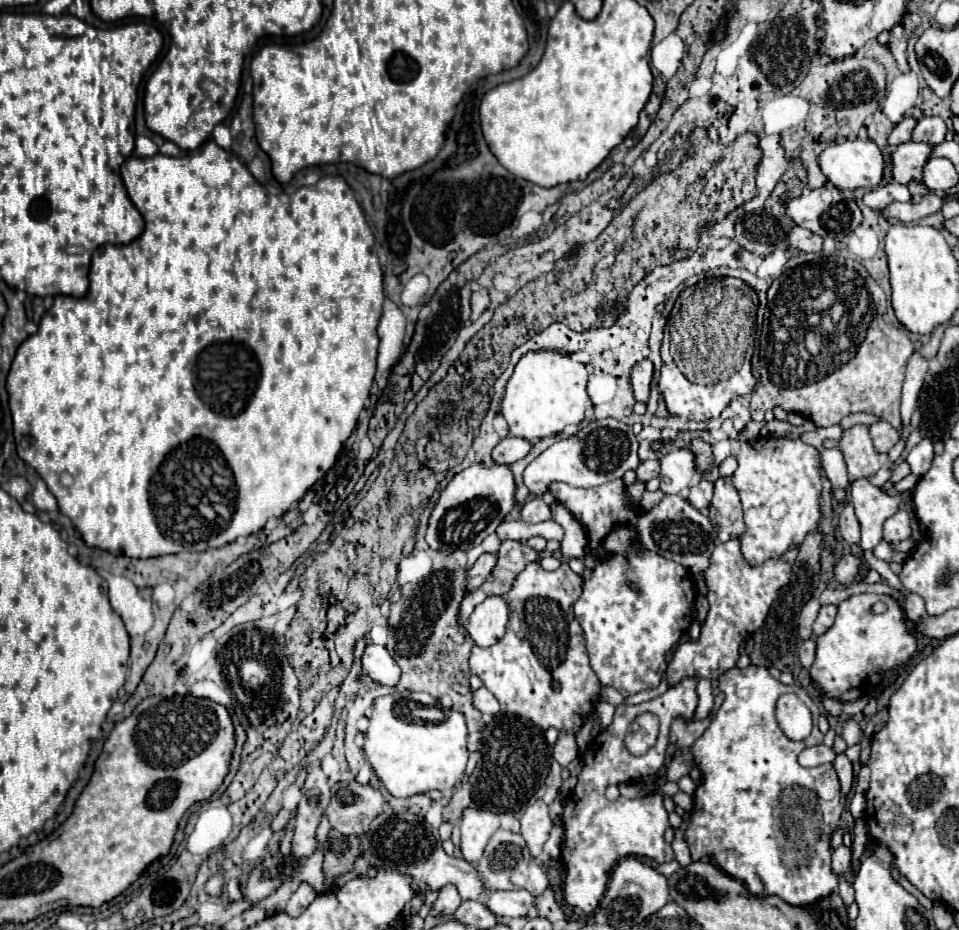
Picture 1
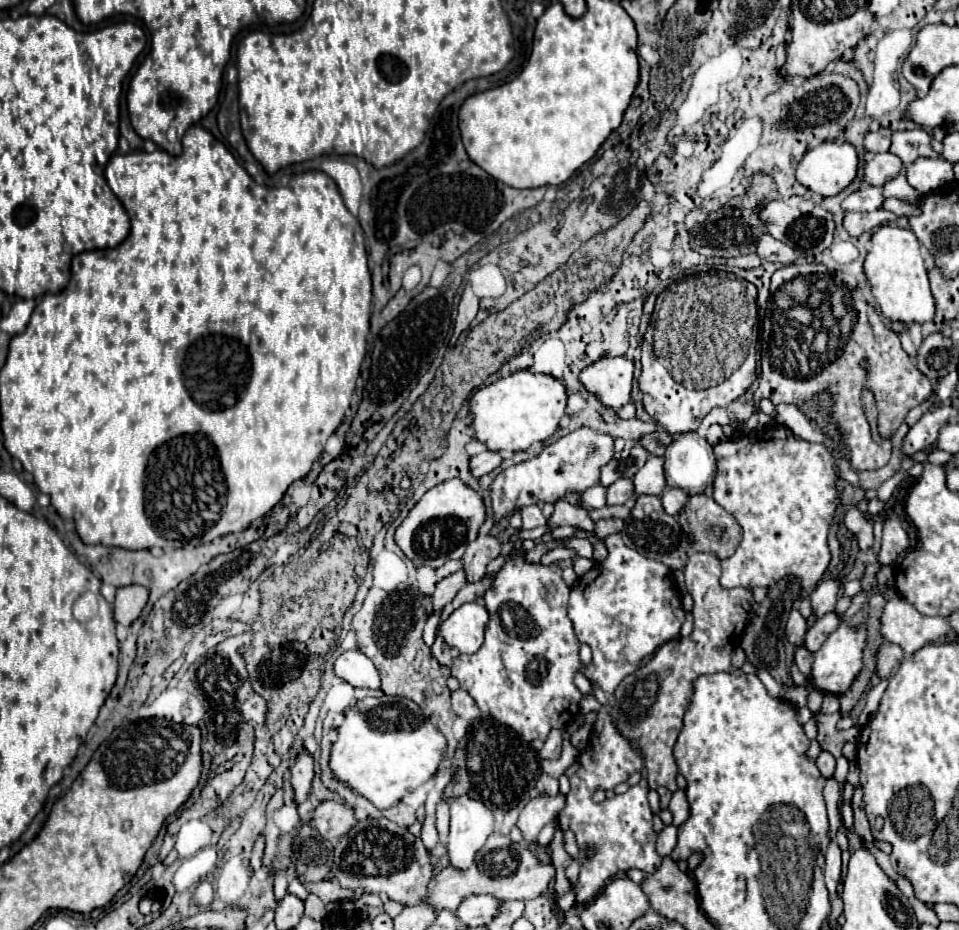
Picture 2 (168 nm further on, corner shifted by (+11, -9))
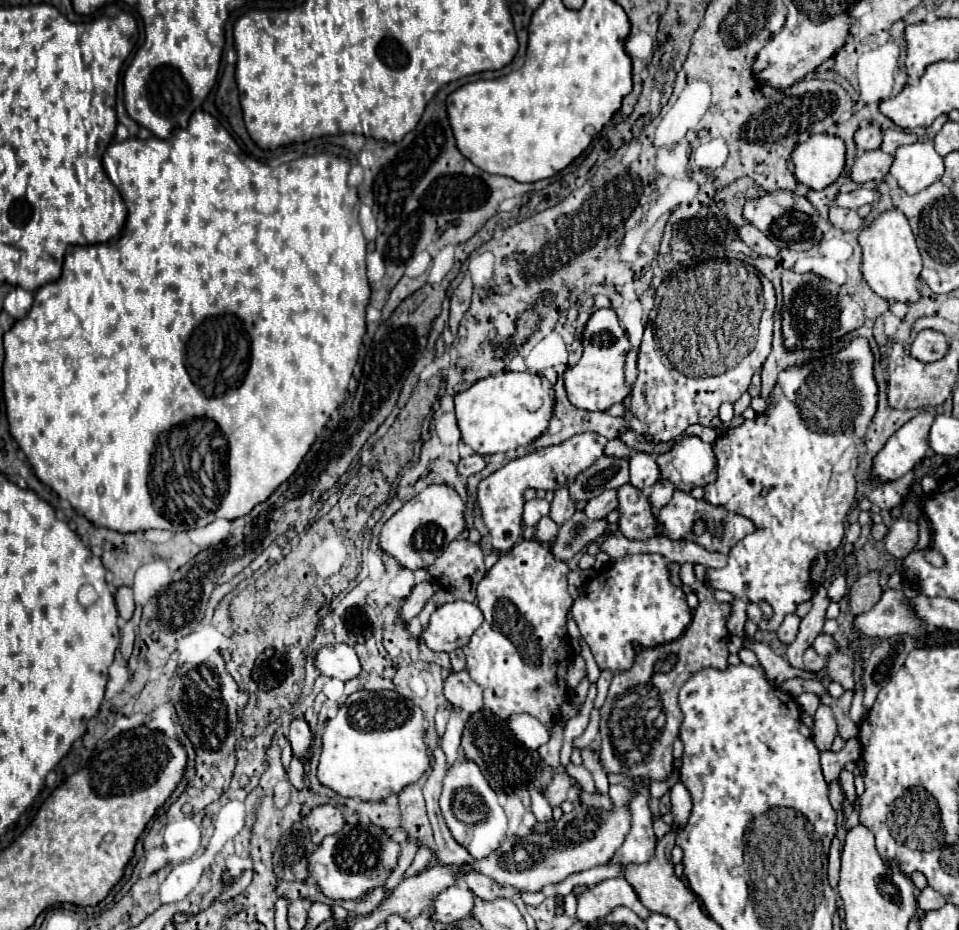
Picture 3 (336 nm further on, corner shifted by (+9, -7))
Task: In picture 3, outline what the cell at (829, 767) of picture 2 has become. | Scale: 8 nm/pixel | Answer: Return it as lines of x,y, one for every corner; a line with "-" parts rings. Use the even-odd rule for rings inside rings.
820,705
814,715
812,741
820,751
828,751
834,737
836,737
836,721
834,721
832,709
828,705

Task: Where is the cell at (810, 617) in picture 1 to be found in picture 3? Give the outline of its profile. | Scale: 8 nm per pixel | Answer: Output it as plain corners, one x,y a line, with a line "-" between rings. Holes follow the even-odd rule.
790,613
784,621
782,621
782,625
780,625
780,629
776,631
778,633
778,639
782,641
782,643
792,643
794,639
796,639
796,635
798,635
798,627
800,627
800,617
796,615
796,613

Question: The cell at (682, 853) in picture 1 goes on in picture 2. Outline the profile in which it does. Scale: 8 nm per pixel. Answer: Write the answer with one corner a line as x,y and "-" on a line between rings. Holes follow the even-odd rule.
668,825
664,827
660,833
658,833
658,841
656,841
656,851
660,857
666,857
672,853
676,845
676,827
674,825

